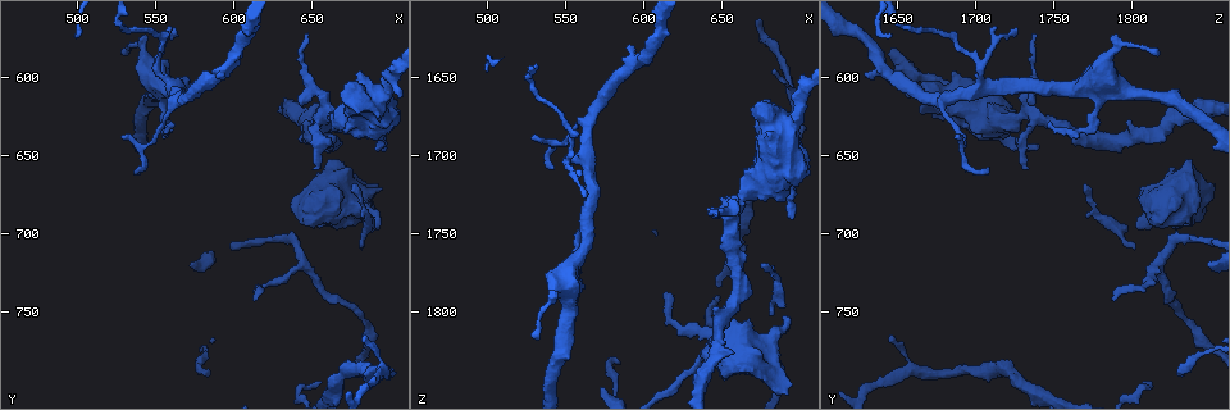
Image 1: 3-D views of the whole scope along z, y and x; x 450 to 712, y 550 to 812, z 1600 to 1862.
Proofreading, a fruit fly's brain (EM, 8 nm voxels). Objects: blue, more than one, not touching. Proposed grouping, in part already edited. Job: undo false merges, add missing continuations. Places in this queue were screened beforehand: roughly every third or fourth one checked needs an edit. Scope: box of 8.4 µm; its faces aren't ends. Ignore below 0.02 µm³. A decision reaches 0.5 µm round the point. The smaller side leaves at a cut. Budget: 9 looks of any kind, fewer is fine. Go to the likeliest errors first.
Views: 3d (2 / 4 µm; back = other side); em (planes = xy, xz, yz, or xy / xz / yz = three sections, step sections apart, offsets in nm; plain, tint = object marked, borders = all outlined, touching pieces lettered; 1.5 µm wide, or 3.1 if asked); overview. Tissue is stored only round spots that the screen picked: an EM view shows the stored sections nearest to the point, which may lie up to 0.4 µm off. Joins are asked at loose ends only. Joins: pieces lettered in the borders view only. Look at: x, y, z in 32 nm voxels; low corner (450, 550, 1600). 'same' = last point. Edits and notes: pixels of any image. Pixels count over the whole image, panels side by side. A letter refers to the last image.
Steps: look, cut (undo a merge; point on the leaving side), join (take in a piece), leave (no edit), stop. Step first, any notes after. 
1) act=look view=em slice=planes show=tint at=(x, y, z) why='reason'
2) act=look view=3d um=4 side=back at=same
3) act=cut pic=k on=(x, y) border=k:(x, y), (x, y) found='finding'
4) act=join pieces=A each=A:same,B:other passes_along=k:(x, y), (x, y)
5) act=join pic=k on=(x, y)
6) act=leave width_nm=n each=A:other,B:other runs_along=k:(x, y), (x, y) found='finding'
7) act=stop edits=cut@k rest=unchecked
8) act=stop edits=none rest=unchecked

act=look view=em slice=planes show=borders at=(648, 572, 1738) why='tapers out'

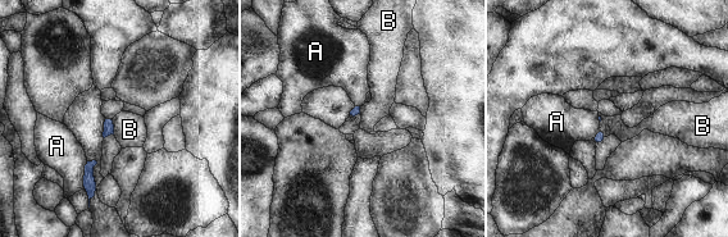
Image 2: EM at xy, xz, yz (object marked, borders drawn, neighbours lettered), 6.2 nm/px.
act=leave each=A:other,B:other border=2:(113, 117), (114, 133) found='none of them fits'

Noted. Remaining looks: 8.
act=look view=em slice=planes show=borders at=(668, 652, 1838) why='thick end'

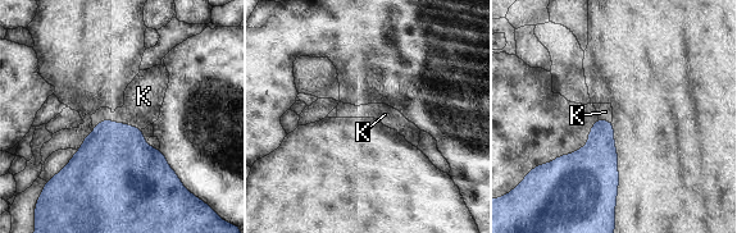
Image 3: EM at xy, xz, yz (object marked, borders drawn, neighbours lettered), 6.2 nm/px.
act=join pieces=K each=K:same passes_along=3:(114, 158), (101, 120), (140, 110) found='the cell continues'

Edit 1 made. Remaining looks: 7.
act=look view=em slice=planes show=borders at=(530, 636, 1688) why='thin end'

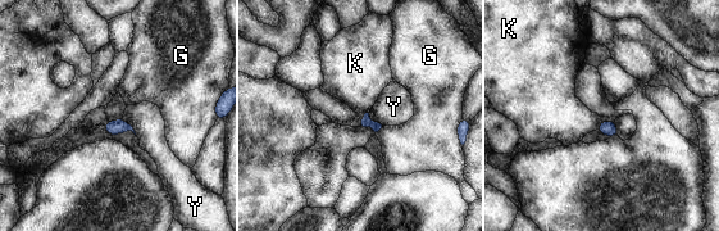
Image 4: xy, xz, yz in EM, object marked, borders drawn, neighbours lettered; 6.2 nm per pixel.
act=leave each=G:other,K:other,Y:other border=4:(601, 121), (596, 128) found='no lettered piece goes on from it'

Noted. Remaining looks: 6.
act=stop edits=join@3 rest=unchecked

